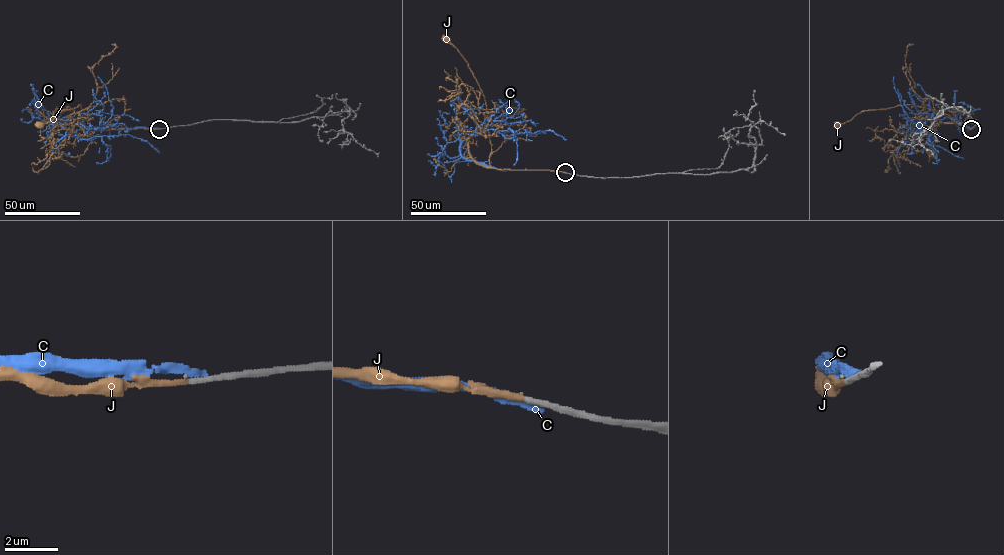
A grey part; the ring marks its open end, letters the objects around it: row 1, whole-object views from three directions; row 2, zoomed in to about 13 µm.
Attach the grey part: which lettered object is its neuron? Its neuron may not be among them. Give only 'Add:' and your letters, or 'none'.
Add: J

